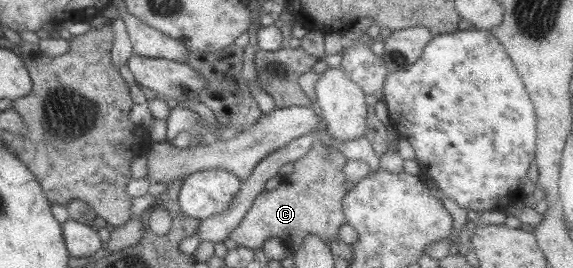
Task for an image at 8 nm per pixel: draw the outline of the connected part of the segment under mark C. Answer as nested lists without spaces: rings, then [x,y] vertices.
[[[320,141],[312,145],[306,155],[293,162],[294,171],[284,177],[274,190],[262,191],[252,202],[250,210],[242,222],[230,233],[229,238],[239,246],[246,246],[253,251],[262,248],[268,238],[280,238],[290,241],[294,249],[302,246],[302,238],[306,234],[314,234],[326,243],[338,237],[340,226],[346,223],[346,215],[342,210],[342,200],[350,187],[344,174],[346,155],[336,147]]]

